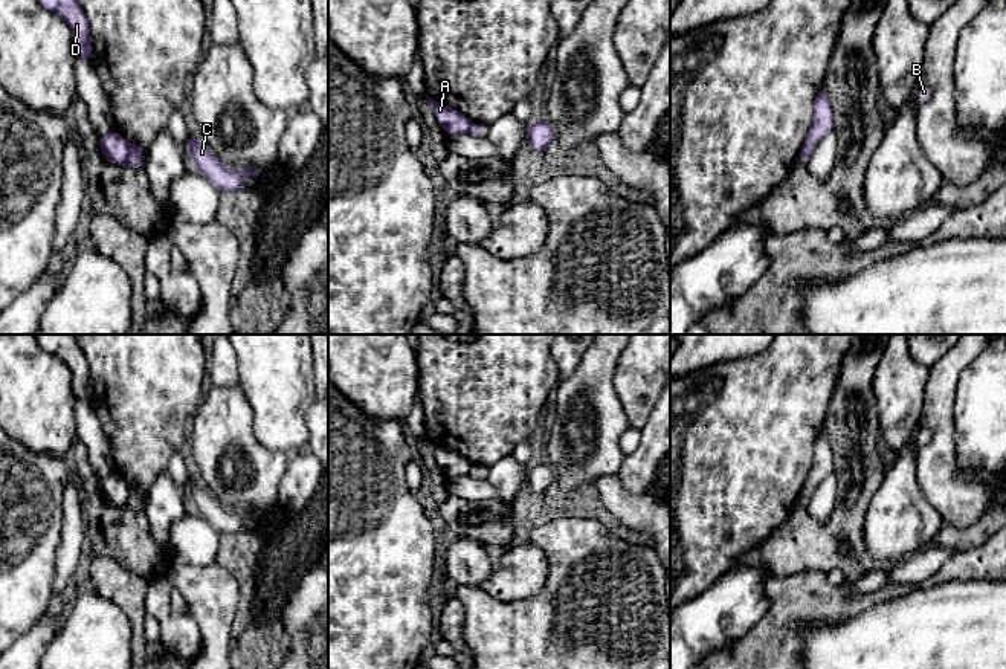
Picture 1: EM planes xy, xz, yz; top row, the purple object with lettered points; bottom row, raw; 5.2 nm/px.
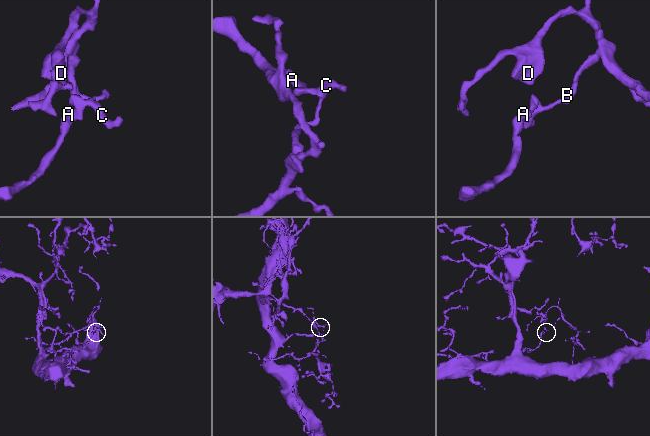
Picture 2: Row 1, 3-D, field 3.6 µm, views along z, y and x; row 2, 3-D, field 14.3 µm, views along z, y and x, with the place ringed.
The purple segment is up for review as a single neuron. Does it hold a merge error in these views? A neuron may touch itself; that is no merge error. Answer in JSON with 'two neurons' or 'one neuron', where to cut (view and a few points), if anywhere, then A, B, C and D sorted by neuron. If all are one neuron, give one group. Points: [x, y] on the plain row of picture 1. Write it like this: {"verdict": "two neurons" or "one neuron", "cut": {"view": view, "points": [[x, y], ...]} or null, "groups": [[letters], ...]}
{"verdict": "two neurons", "cut": {"view": "xy", "points": [[128, 486], [128, 501], [125, 506]]}, "groups": [["A"], ["B", "C", "D"]]}

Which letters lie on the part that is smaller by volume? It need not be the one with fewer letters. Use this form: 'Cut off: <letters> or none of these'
Cut off: B, C, D

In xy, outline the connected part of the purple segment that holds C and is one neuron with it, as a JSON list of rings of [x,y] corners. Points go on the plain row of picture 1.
[[[189,478],[186,484],[186,496],[189,496],[203,516],[220,535],[234,535],[243,532],[247,518],[260,518],[255,509],[234,512],[221,506],[217,498],[206,489],[198,478]]]

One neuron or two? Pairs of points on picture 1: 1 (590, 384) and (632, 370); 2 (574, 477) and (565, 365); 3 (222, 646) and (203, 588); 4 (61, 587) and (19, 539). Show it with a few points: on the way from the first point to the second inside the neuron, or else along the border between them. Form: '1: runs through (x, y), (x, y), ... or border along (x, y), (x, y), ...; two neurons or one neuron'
1: border along (625, 350), (614, 382), (623, 411); two neurons
2: border along (586, 350), (579, 365), (561, 381); two neurons
3: runs through (216, 633), (211, 602); one neuron
4: border along (60, 544), (55, 553), (52, 593), (43, 613); two neurons

